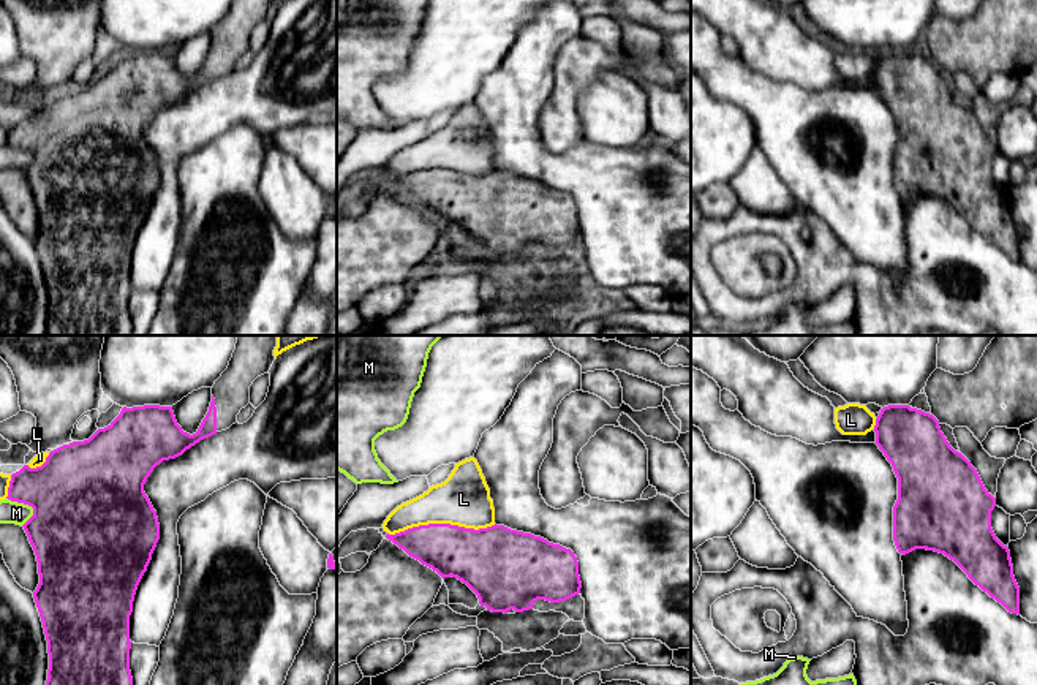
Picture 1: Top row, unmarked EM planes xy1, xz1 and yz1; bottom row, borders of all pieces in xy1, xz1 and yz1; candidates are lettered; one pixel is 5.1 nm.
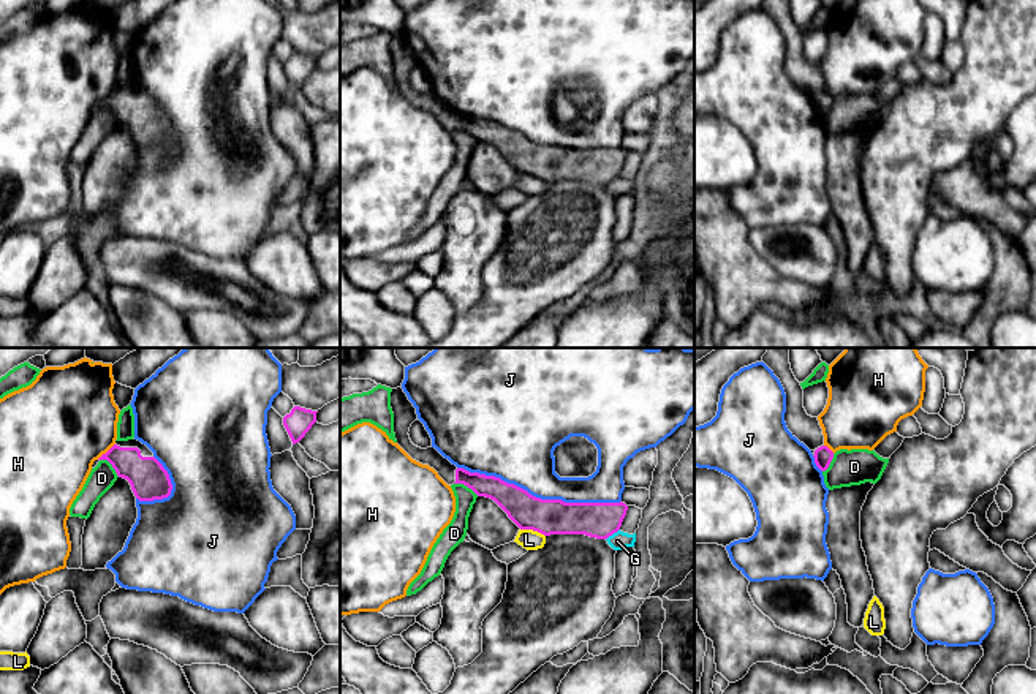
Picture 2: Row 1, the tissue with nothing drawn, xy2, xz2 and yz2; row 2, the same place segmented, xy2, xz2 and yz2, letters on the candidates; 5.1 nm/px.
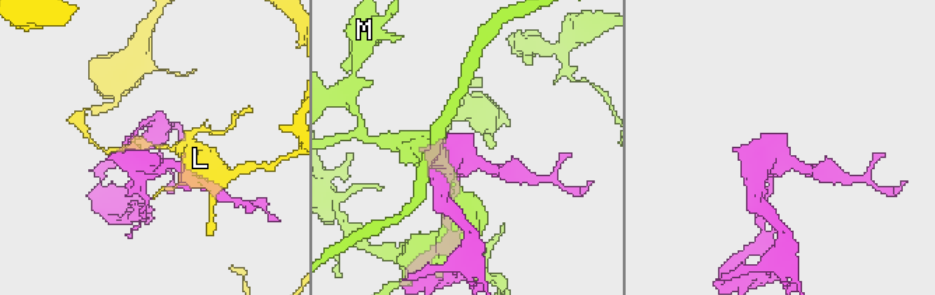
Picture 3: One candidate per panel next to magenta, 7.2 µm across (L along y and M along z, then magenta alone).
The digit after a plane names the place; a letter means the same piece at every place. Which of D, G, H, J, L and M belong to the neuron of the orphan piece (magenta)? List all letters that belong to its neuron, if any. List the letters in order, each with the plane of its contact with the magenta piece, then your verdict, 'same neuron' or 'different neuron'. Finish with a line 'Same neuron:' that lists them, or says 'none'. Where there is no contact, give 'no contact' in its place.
D: meets magenta in xy2; different neuron
G: meets magenta in xz2; different neuron
H: meets magenta in xy2; different neuron
J: meets magenta in xz2; different neuron
L: meets magenta in xz1; different neuron
M: meets magenta in xy1; different neuron
Same neuron: none

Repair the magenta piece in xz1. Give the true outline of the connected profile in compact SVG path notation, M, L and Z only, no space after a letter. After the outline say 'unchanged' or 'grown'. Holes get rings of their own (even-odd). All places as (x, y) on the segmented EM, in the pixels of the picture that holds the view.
M428 524L395 535L387 533L386 538L443 579L452 576L466 584L477 595L479 604L492 612L507 614L511 609L523 612L533 609L537 600L566 601L582 588L579 562L571 549L504 525L495 524L474 530L451 524Z; unchanged

